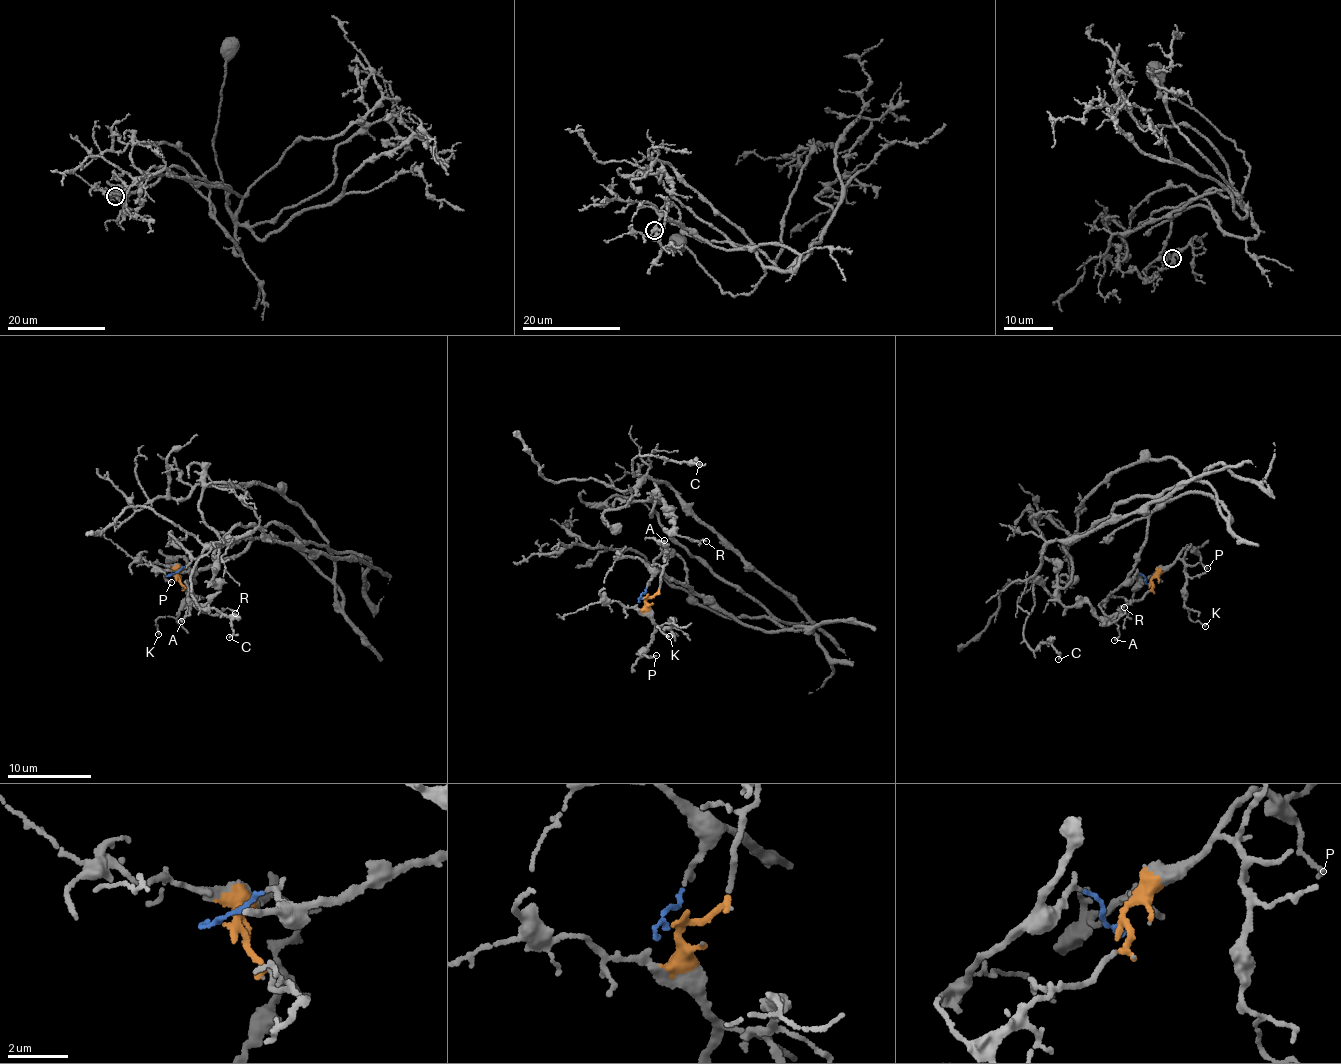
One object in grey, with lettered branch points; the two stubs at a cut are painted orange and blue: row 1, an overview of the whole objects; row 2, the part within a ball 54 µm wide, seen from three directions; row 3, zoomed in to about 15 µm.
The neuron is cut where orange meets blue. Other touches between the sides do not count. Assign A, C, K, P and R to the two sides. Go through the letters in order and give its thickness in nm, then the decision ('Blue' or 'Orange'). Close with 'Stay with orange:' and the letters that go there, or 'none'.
A: Thickness 120 nm. Orange
C: Thickness 140 nm. Blue
K: Thickness 130 nm. Orange
P: Thickness 130 nm. Orange
R: Thickness 100 nm. Blue
Stay with orange: A, K, P

